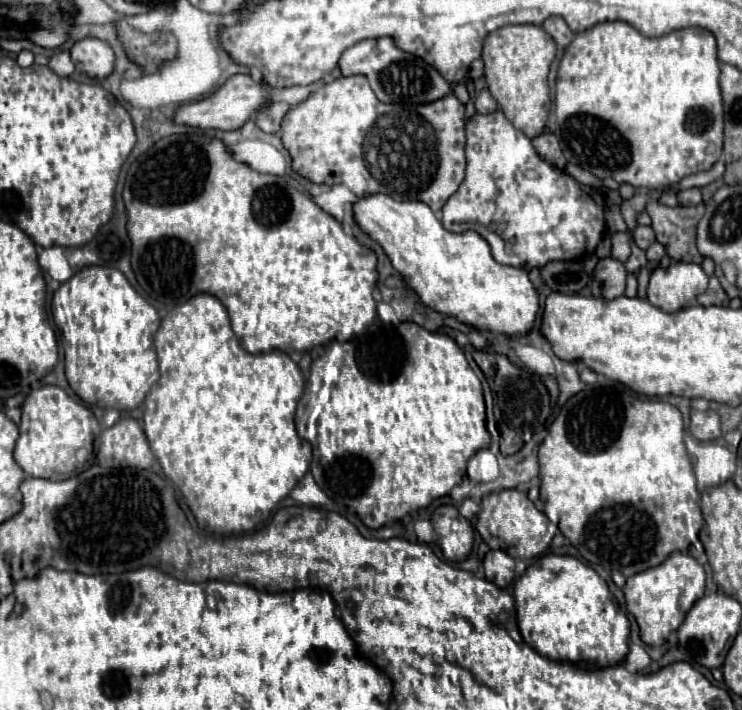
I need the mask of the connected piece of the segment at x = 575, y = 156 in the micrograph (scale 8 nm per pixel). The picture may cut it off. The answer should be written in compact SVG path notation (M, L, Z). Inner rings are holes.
M602 22L596 24L572 40L572 44L566 48L566 54L558 68L558 80L556 80L556 98L554 98L554 122L550 124L552 134L558 138L562 152L568 162L578 164L580 168L596 174L598 178L612 178L618 184L628 182L636 188L644 186L650 190L660 190L664 186L678 184L684 176L696 174L700 170L710 170L714 162L722 156L722 142L724 142L724 106L722 106L722 94L720 94L720 66L718 66L718 52L716 52L716 38L712 32L704 28L682 28L676 32L670 32L660 38L646 38L642 36L634 26L628 22Z

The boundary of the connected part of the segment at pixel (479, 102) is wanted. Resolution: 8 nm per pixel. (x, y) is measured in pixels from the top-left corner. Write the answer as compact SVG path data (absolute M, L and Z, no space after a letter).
M482 88L478 92L478 96L476 96L476 112L480 112L480 114L492 114L496 108L498 108L498 104L492 98L492 94L488 92L488 88Z

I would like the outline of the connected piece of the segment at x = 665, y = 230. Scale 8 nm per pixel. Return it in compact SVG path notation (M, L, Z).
M648 202L646 212L652 218L658 242L666 246L666 254L674 262L702 264L702 256L696 248L696 226L704 216L704 204L670 208L658 202Z

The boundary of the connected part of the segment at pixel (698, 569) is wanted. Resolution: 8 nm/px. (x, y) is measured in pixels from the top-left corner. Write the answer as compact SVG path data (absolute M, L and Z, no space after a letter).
M682 552L670 554L656 568L648 568L644 572L630 576L624 586L626 606L640 626L642 640L652 646L662 646L668 640L668 636L676 632L678 626L684 622L684 616L692 608L692 604L700 600L700 596L704 596L704 586L706 586L704 568L692 556Z

